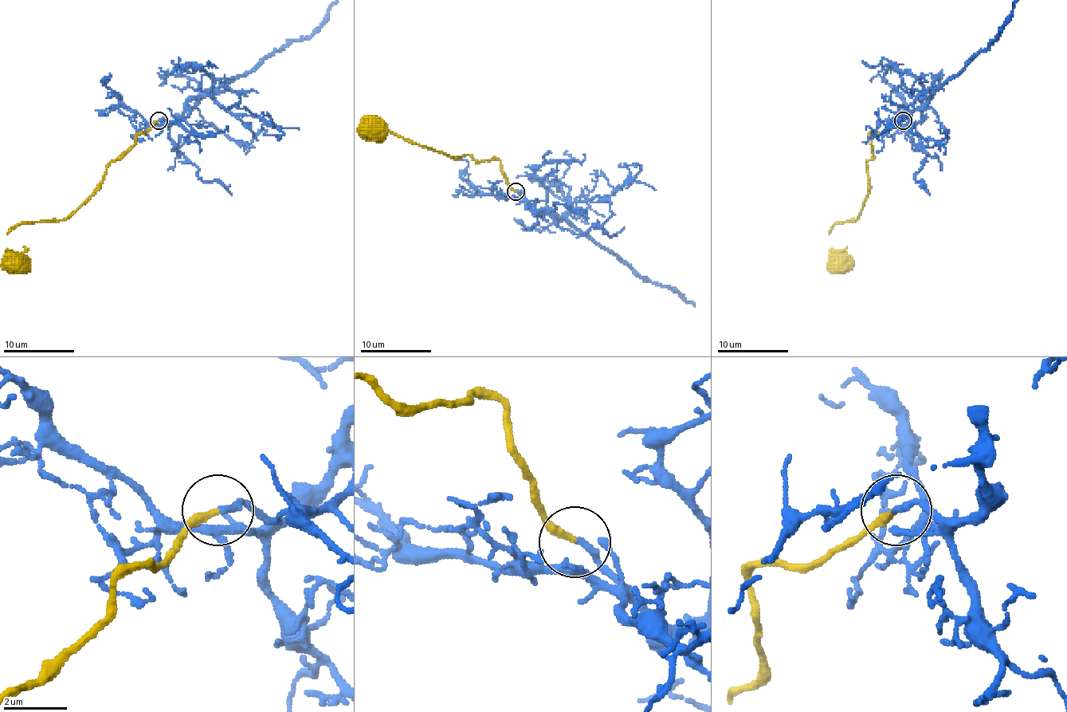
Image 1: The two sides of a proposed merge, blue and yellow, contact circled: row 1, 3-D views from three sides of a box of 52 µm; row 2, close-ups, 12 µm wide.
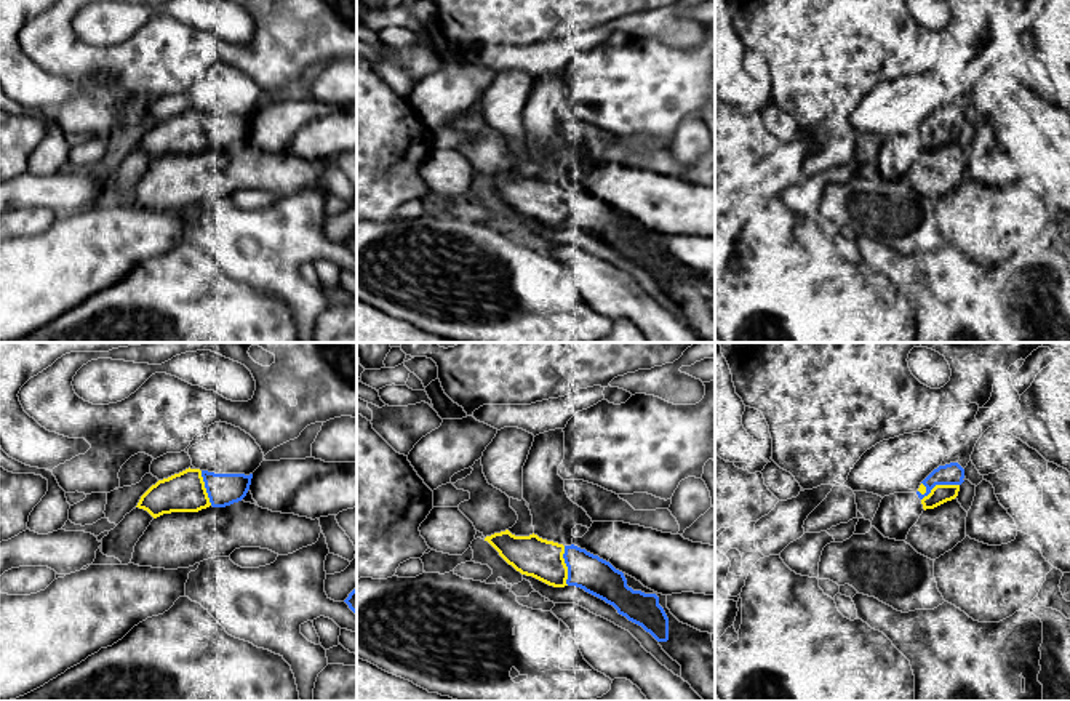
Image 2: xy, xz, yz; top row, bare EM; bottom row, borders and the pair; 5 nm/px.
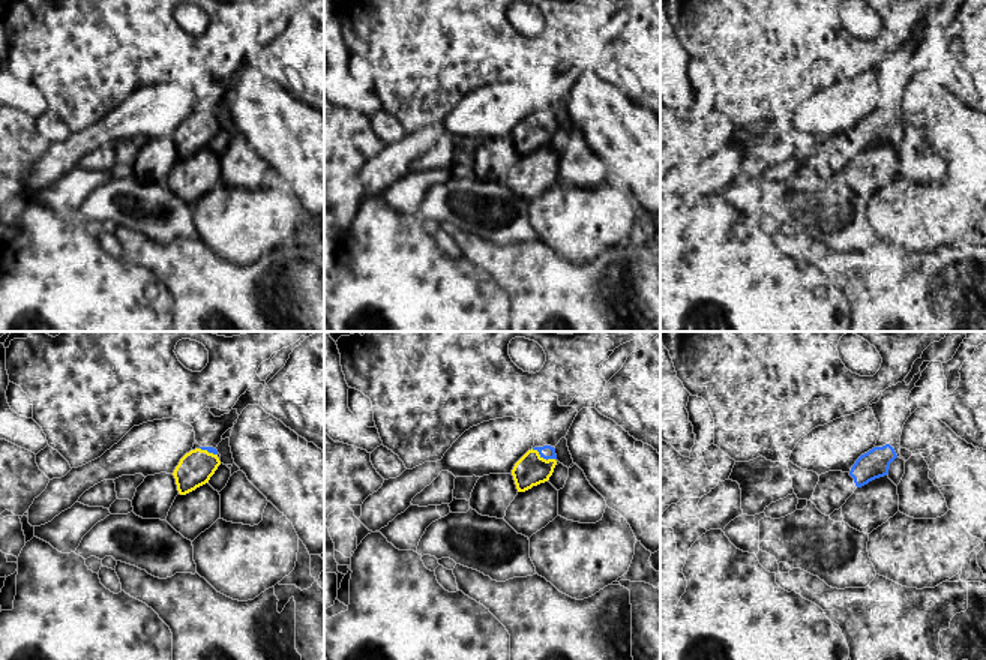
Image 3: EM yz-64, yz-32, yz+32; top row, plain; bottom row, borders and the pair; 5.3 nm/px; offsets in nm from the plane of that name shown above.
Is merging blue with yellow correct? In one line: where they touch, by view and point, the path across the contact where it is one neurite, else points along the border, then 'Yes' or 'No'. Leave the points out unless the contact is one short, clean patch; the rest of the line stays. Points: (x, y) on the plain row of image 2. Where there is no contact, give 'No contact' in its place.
Touches blue at yz (938, 125). Yes

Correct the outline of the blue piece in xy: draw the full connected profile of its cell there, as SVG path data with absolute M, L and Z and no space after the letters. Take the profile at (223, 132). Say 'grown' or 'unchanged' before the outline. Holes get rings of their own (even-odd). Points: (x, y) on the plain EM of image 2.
grown | M189 109L152 126L136 149L154 160L171 154L198 154L210 147L226 149L246 138L251 120L253 115L214 115Z

